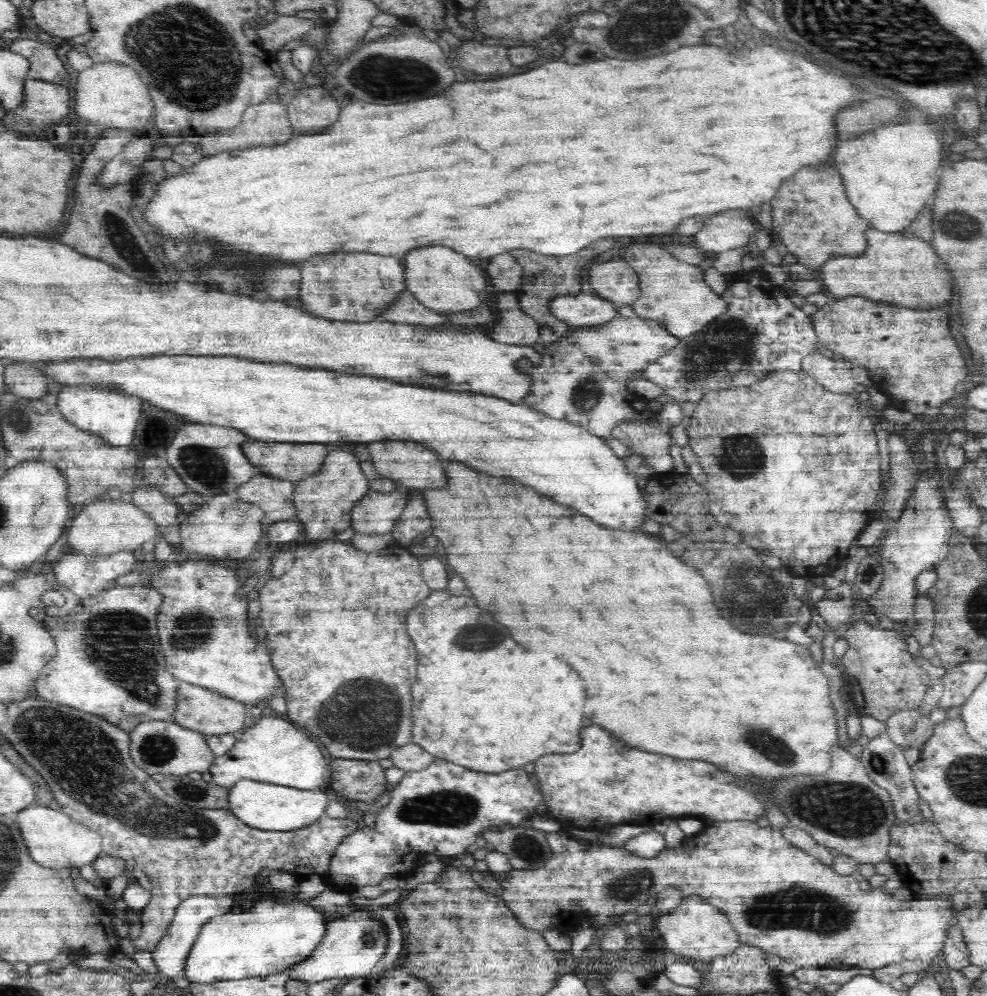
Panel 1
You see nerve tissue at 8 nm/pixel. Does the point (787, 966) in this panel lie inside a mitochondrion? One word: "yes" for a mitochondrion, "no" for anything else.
no

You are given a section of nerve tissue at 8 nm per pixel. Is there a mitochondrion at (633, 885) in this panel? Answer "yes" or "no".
yes

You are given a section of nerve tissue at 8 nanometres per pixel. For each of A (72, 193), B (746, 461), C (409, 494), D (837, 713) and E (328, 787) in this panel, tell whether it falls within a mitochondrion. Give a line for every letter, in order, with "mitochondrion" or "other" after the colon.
A: other
B: mitochondrion
C: other
D: other
E: other

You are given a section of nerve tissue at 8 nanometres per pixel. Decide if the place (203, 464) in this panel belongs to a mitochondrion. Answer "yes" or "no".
yes

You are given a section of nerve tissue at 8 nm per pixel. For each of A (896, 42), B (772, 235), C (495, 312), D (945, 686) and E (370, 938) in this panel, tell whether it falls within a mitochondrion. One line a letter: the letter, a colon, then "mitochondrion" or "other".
A: mitochondrion
B: other
C: other
D: other
E: mitochondrion

